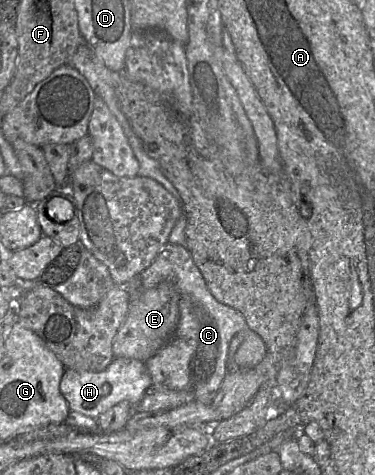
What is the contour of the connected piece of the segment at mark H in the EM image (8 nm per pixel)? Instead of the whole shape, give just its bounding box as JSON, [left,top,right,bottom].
[60,357,153,420]

